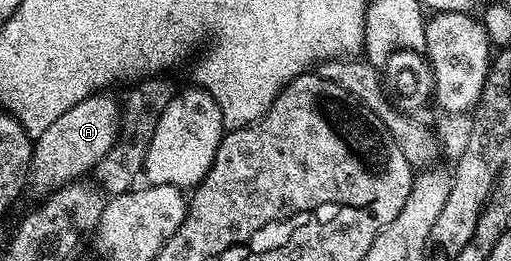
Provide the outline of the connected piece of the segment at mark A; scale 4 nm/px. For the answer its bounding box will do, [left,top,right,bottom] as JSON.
[29,94,119,194]

